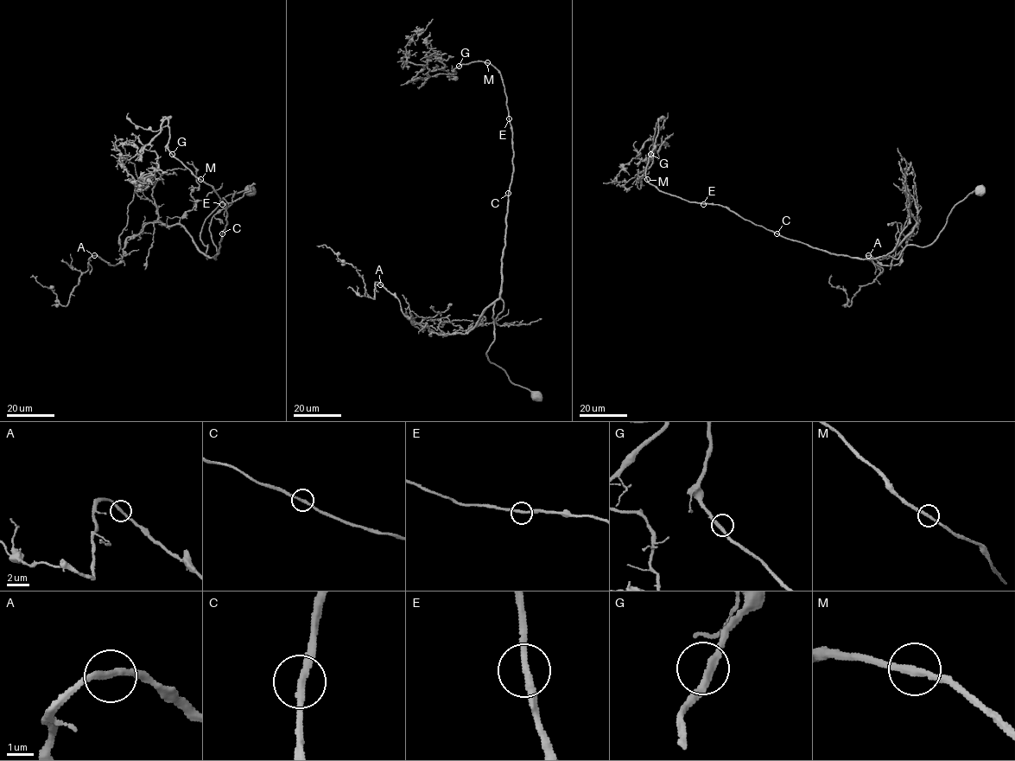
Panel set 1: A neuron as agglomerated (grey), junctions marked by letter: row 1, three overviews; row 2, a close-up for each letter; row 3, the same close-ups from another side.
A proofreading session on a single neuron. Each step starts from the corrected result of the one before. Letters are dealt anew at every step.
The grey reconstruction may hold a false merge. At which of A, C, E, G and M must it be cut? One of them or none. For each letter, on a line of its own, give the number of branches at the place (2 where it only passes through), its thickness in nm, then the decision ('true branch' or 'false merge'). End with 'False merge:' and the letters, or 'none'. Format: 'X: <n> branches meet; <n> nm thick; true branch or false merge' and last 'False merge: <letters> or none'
A: 2 branches meet; 240 nm thick; true branch
C: 2 branches meet; 240 nm thick; true branch
E: 2 branches meet; 240 nm thick; true branch
G: 2 branches meet; 260 nm thick; true branch
M: 2 branches meet; 240 nm thick; true branch
False merge: none

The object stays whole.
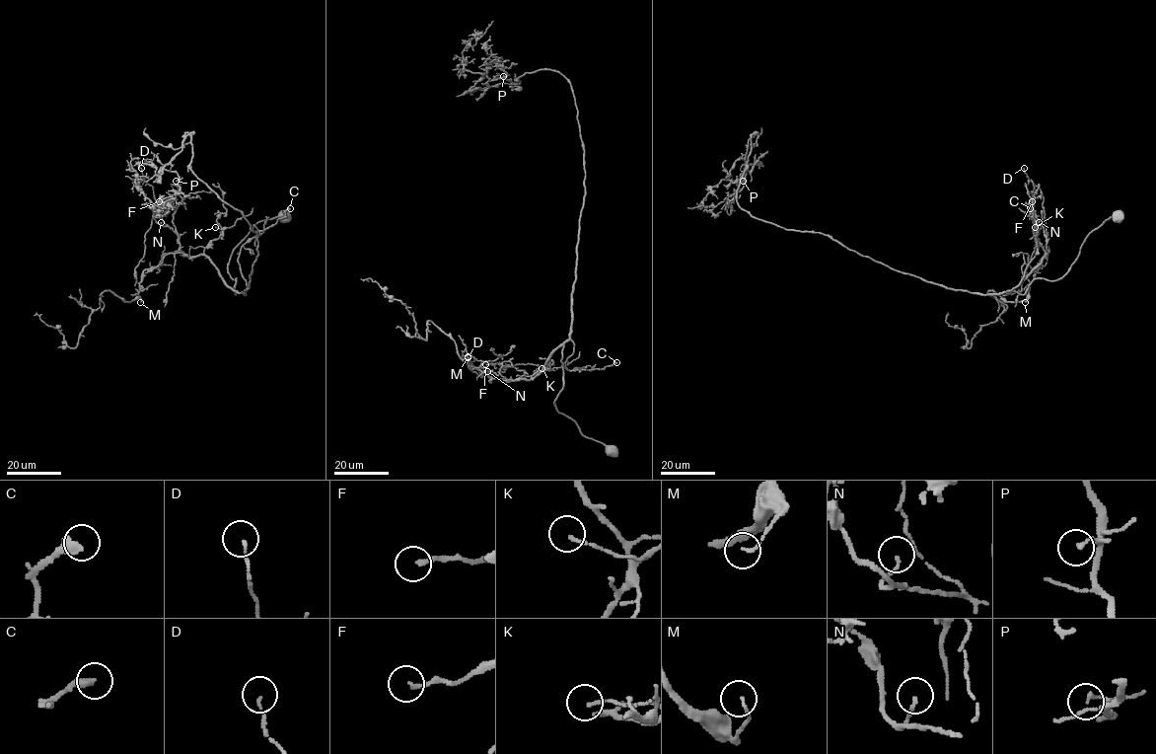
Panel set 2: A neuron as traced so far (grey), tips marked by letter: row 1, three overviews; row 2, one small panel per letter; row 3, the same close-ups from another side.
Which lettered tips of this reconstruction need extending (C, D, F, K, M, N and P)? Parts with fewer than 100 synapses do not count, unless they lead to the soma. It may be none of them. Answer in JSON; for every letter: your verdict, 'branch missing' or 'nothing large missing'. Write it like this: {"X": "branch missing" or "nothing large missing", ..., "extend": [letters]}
{"C": "nothing large missing", "D": "nothing large missing", "F": "nothing large missing", "K": "nothing large missing", "M": "nothing large missing", "N": "nothing large missing", "P": "nothing large missing", "extend": []}

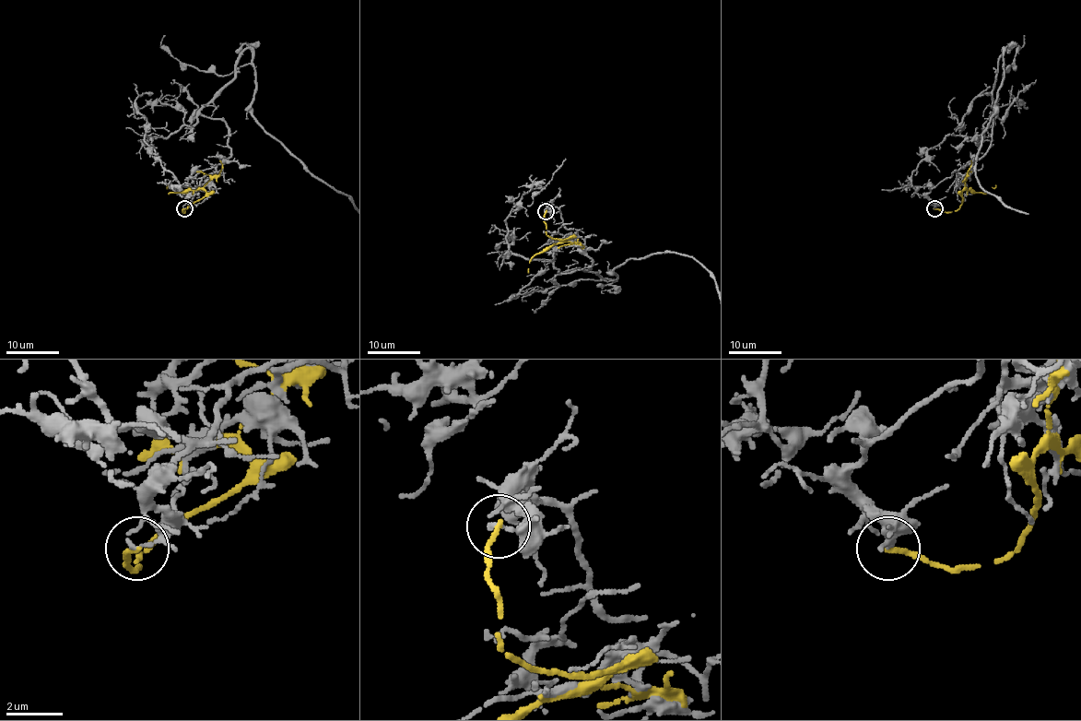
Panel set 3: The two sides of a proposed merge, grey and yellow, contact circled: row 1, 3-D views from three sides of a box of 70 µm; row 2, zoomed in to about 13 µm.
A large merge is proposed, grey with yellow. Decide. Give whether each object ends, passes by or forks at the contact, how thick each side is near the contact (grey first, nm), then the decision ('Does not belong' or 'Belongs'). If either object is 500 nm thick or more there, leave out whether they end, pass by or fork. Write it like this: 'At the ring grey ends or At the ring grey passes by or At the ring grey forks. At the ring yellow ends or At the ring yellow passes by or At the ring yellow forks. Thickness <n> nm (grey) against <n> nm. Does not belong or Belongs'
At the ring grey ends. At the ring yellow ends. Thickness 160 nm (grey) against 170 nm. Does not belong

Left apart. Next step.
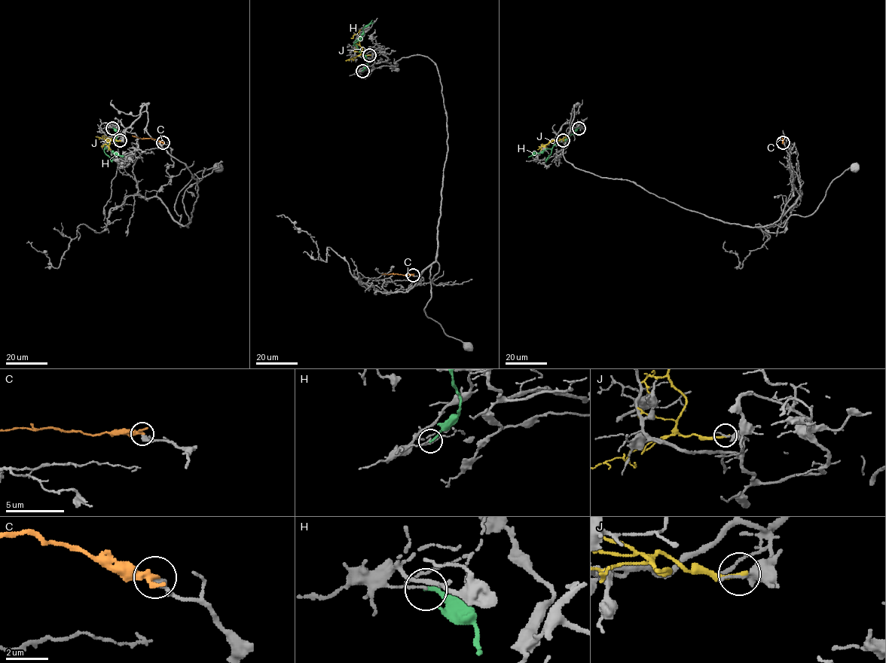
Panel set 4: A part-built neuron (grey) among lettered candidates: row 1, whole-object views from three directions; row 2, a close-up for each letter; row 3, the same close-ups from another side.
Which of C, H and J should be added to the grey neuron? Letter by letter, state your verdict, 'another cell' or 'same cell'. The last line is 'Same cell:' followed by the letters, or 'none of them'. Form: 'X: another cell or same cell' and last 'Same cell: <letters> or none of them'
C: same cell
H: another cell
J: another cell
Same cell: C

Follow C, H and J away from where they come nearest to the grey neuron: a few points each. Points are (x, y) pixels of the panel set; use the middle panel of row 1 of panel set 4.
C: (413, 275), (382, 274)
H: (362, 71), (368, 62), (354, 41), (363, 32), (362, 29), (373, 22)
J: (370, 55), (361, 53), (362, 47), (358, 33), (350, 38)

